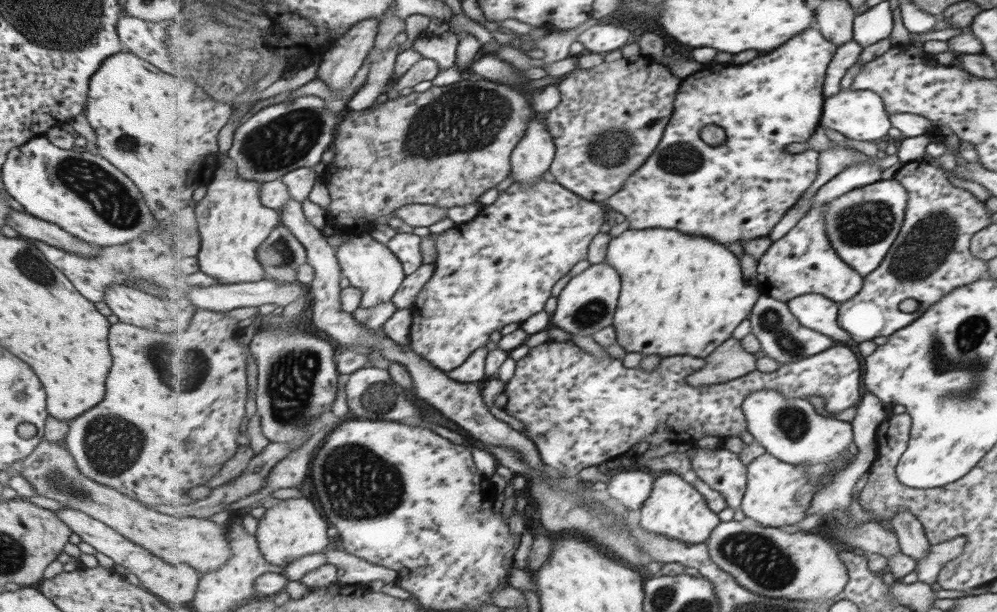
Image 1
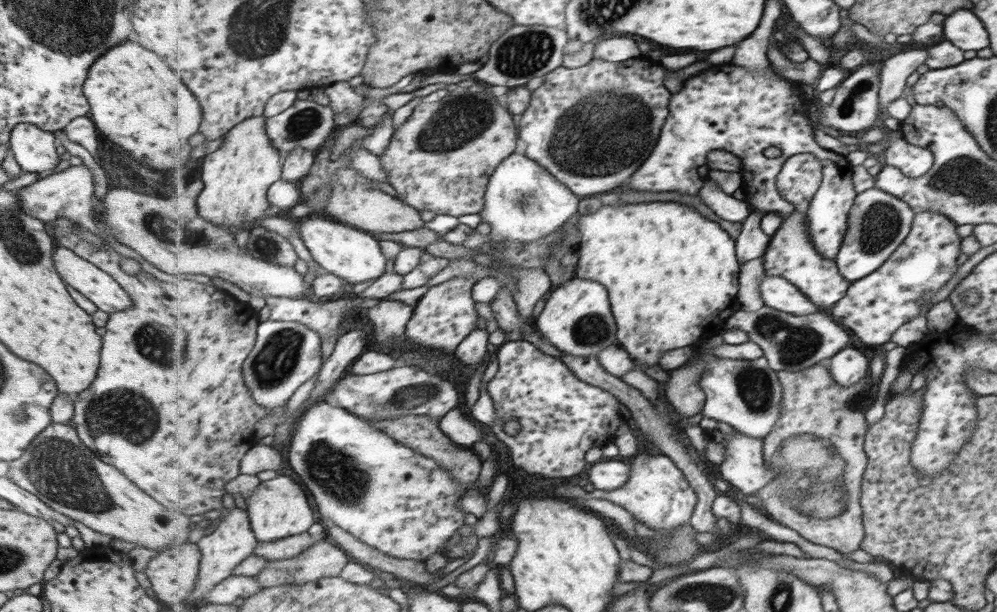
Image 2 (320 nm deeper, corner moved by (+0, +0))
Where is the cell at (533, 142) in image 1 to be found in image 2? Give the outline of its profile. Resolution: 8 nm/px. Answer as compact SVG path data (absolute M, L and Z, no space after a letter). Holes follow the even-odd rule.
M525 152L513 153L492 174L481 221L490 225L492 240L518 240L529 244L561 230L579 210L581 197L563 184L549 169Z

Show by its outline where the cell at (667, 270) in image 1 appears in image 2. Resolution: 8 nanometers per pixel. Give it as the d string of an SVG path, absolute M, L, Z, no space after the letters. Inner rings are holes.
M658 196L655 202L643 202L643 204L627 204L627 206L603 205L601 210L595 214L587 214L576 222L576 228L580 234L580 240L574 246L579 254L579 262L575 264L574 276L586 278L587 280L597 280L608 288L612 311L618 324L617 340L619 345L642 367L659 366L659 360L663 353L685 346L695 347L695 342L699 342L709 330L721 328L719 324L723 322L723 312L729 310L731 306L737 306L737 294L739 292L739 266L738 254L735 254L735 240L719 226L717 222L705 218L697 210L693 210L691 205L683 206L677 202L665 202L662 196Z

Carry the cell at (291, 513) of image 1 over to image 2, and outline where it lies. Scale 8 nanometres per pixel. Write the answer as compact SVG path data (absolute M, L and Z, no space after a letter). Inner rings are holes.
M278 476L272 480L261 482L261 486L247 499L247 511L252 529L259 541L271 543L277 539L300 535L315 524L315 514L311 508L311 498L303 492L303 488L289 476Z

